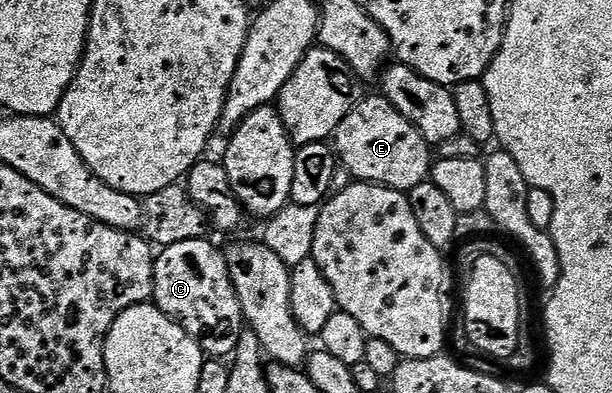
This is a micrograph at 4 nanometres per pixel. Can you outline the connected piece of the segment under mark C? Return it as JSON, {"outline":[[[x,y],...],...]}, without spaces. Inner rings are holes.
{"outline":[[[207,238],[182,241],[163,248],[155,256],[152,299],[162,314],[171,317],[187,335],[196,339],[205,356],[232,357],[246,330],[246,320],[224,251],[209,241]]]}

